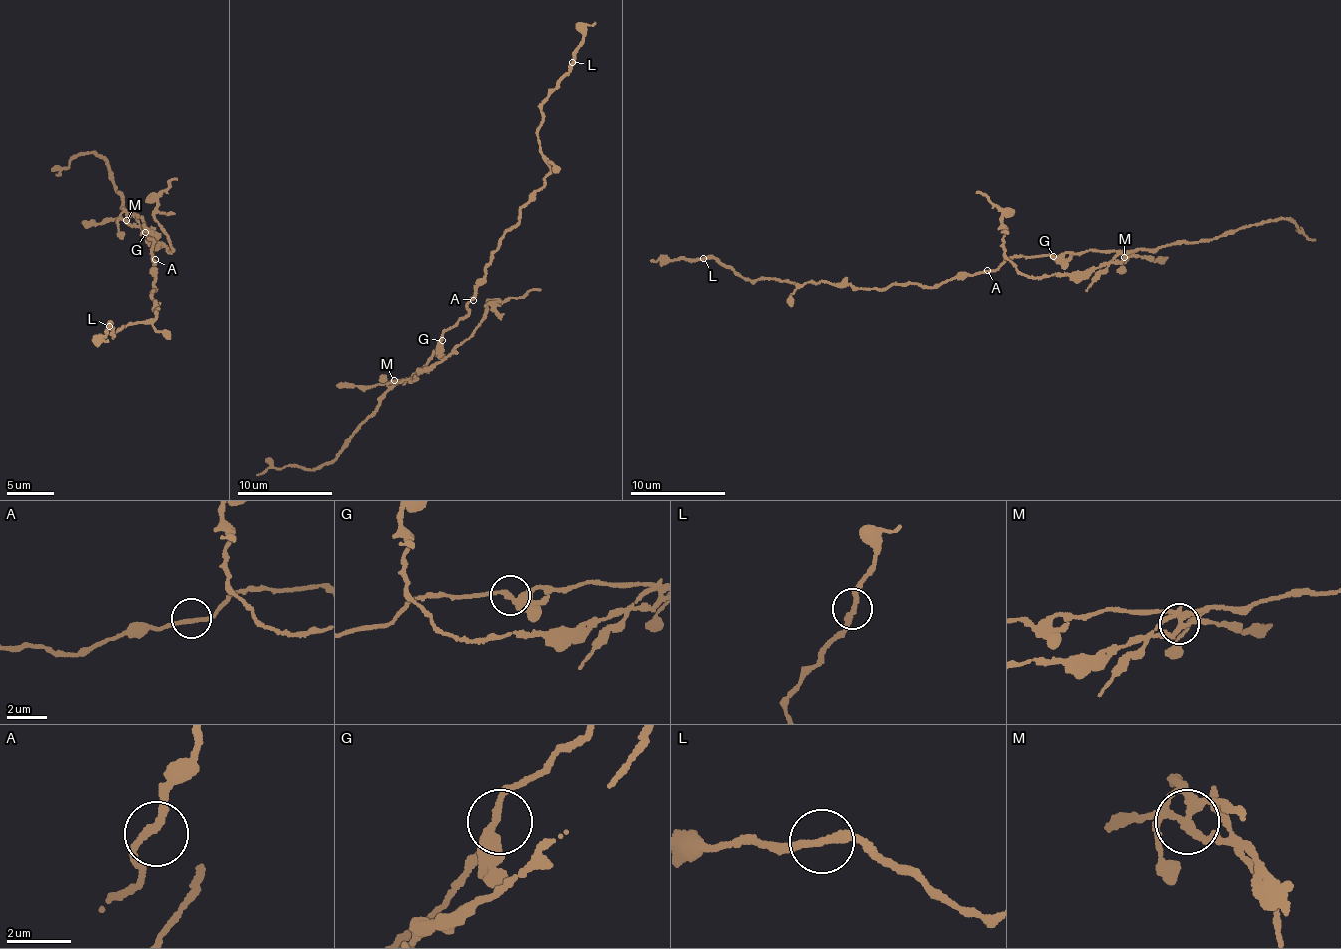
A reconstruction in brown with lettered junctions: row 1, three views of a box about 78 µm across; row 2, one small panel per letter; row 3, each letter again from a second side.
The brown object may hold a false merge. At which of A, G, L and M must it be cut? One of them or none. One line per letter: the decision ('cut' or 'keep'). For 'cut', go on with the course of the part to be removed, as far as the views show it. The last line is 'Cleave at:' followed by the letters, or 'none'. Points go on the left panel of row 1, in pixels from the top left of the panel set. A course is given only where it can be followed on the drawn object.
A: keep
G: keep
L: keep
M: cut | (126, 220), (143, 225), (170, 253), (173, 247), (153, 211), (161, 194), (176, 179)
Cleave at: M

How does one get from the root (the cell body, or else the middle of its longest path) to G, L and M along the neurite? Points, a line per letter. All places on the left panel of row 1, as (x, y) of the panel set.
G: (154, 262), (151, 254), (154, 242), (141, 233), (145, 232)
L: (154, 262), (155, 290), (149, 292), (157, 316), (121, 327), (112, 337), (108, 326)
M: (154, 262), (151, 254), (154, 242), (141, 233), (146, 233), (142, 219), (136, 214), (126, 220)

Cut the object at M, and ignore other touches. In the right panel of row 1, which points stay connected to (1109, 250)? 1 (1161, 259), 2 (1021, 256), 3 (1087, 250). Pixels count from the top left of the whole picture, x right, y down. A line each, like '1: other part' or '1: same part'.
1: other part
2: same part
3: same part

